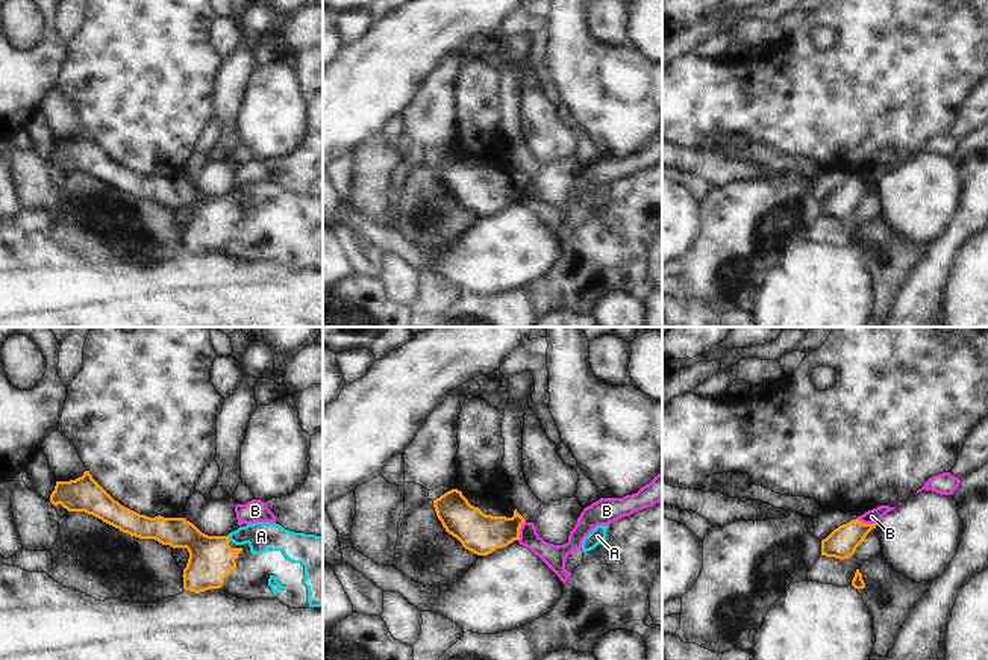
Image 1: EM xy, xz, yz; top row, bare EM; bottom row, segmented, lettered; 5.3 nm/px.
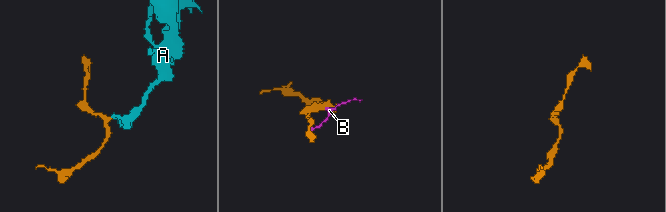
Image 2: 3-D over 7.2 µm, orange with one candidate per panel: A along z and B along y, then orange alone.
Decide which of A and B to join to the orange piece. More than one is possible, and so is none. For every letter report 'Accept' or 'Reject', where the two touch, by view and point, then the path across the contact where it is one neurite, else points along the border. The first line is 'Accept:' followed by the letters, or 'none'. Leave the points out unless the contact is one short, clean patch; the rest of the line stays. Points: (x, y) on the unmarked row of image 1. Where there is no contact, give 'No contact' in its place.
Accept: A
A: Accept. Touches orange at xy (228, 200). Path across: xy (211, 218), (228, 200), (261, 197)
B: Reject. Touches orange at yz (867, 185). Boundary: yz (856, 179), (876, 185).

